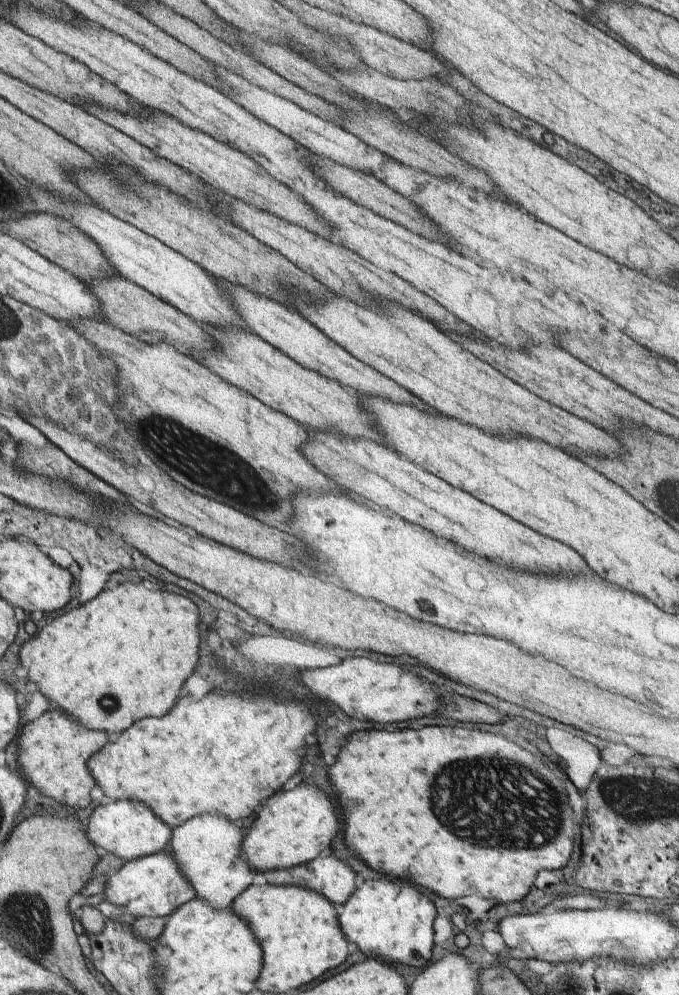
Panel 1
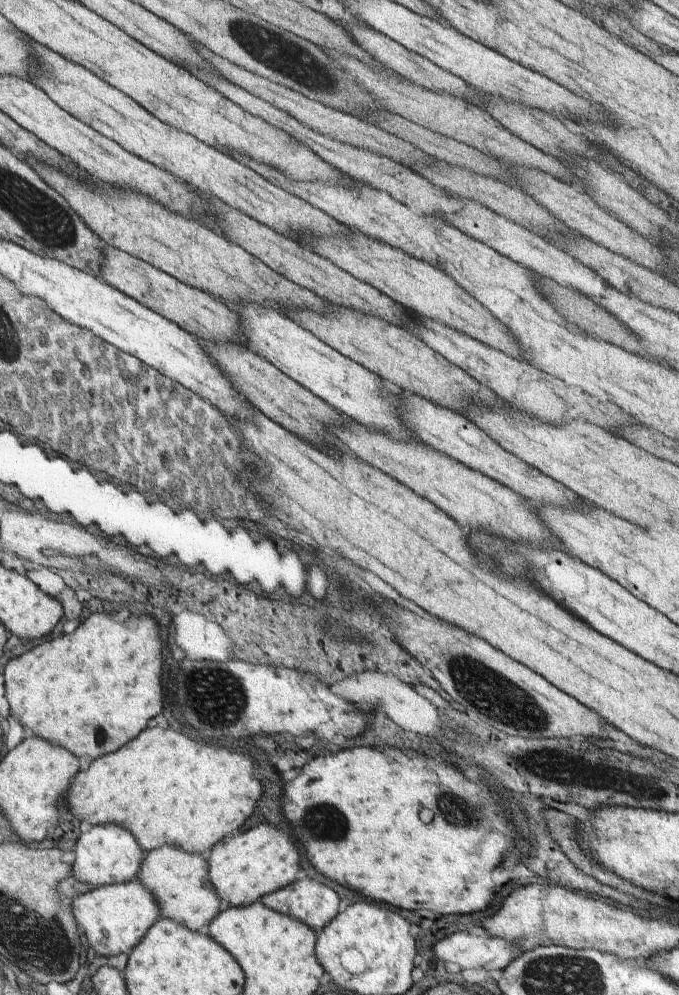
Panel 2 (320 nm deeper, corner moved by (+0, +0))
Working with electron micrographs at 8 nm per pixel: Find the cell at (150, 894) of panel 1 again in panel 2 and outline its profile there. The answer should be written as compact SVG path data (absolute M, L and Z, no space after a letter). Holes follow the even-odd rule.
M140 880L96 887L72 901L76 922L84 930L89 946L98 956L128 954L160 918L161 910L155 896Z

